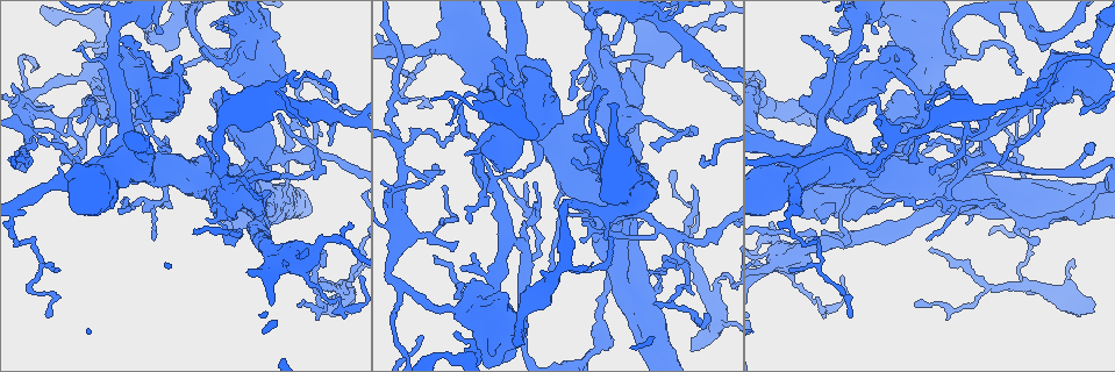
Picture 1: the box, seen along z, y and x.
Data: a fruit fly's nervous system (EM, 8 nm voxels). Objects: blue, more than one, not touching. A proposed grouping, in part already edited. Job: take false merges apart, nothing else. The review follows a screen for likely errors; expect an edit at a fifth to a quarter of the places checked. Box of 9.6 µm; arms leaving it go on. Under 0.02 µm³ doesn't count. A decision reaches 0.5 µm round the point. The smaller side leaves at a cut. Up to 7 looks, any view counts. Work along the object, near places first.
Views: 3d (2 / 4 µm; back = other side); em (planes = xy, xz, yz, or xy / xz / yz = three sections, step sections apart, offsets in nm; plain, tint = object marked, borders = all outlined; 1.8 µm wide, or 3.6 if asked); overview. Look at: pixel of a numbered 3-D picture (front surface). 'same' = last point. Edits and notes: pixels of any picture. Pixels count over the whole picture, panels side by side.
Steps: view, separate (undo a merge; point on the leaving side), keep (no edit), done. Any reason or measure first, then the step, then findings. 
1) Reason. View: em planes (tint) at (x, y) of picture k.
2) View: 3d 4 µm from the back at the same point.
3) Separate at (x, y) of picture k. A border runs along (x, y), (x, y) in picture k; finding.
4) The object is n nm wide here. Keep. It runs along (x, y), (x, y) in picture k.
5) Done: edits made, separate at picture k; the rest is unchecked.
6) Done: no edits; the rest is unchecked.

Thick turns thin. View: 3d 4 µm from the back at (819, 117) of picture 1.

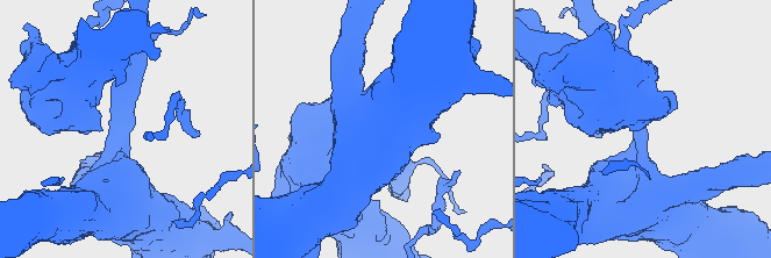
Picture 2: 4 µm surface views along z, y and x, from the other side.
The arms are 220, 550 nm wide. View: em planes (tint) at (642, 130) of picture 2.

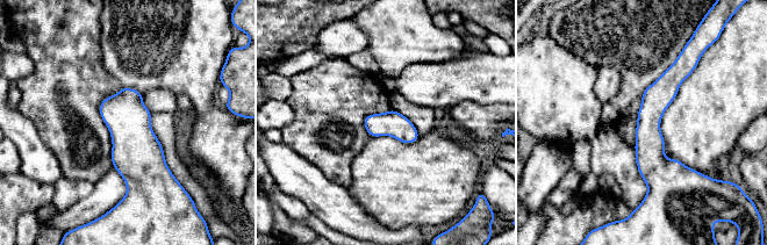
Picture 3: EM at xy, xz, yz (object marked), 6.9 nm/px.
Keep. It runs along (680, 60), (651, 110), (652, 191) in picture 3; continuous, no second neuron.

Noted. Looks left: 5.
Sudden change in width. View: em 3.6 µm planes (tint) at (28, 137) of picture 1.

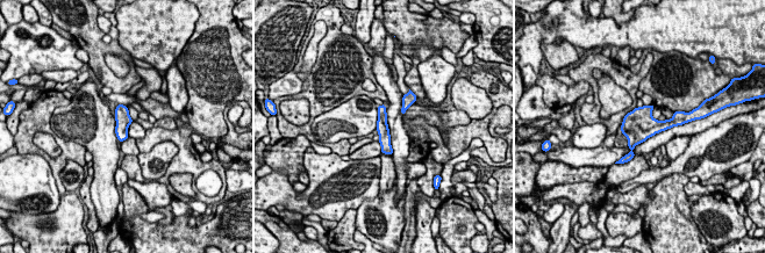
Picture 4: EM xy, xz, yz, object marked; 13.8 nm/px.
The object is 160 nm wide here. Keep. It runs along (380, 108), (385, 145), (390, 151) in picture 4; all the same neuron.

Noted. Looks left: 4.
Calibre changes. View: 3d 4 µm at (453, 43) of picture 1.

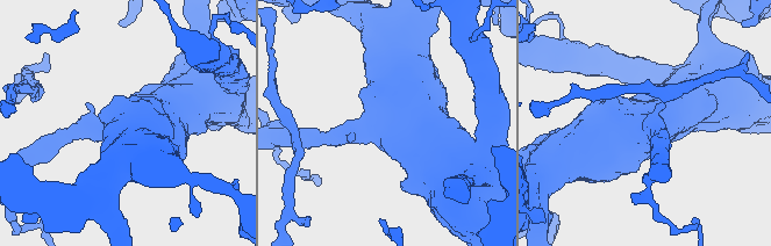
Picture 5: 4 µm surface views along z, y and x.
View: em yz step 4 (tint) at (644, 129) of picture 5.

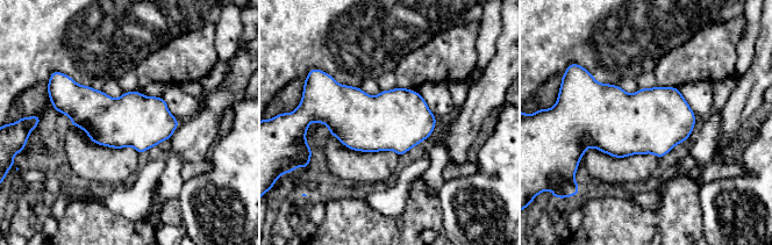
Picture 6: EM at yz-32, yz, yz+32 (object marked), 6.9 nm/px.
The object is 360 nm wide here. Keep. All the same neuron.

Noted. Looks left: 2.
Done: no edits; the rest is unchecked.

